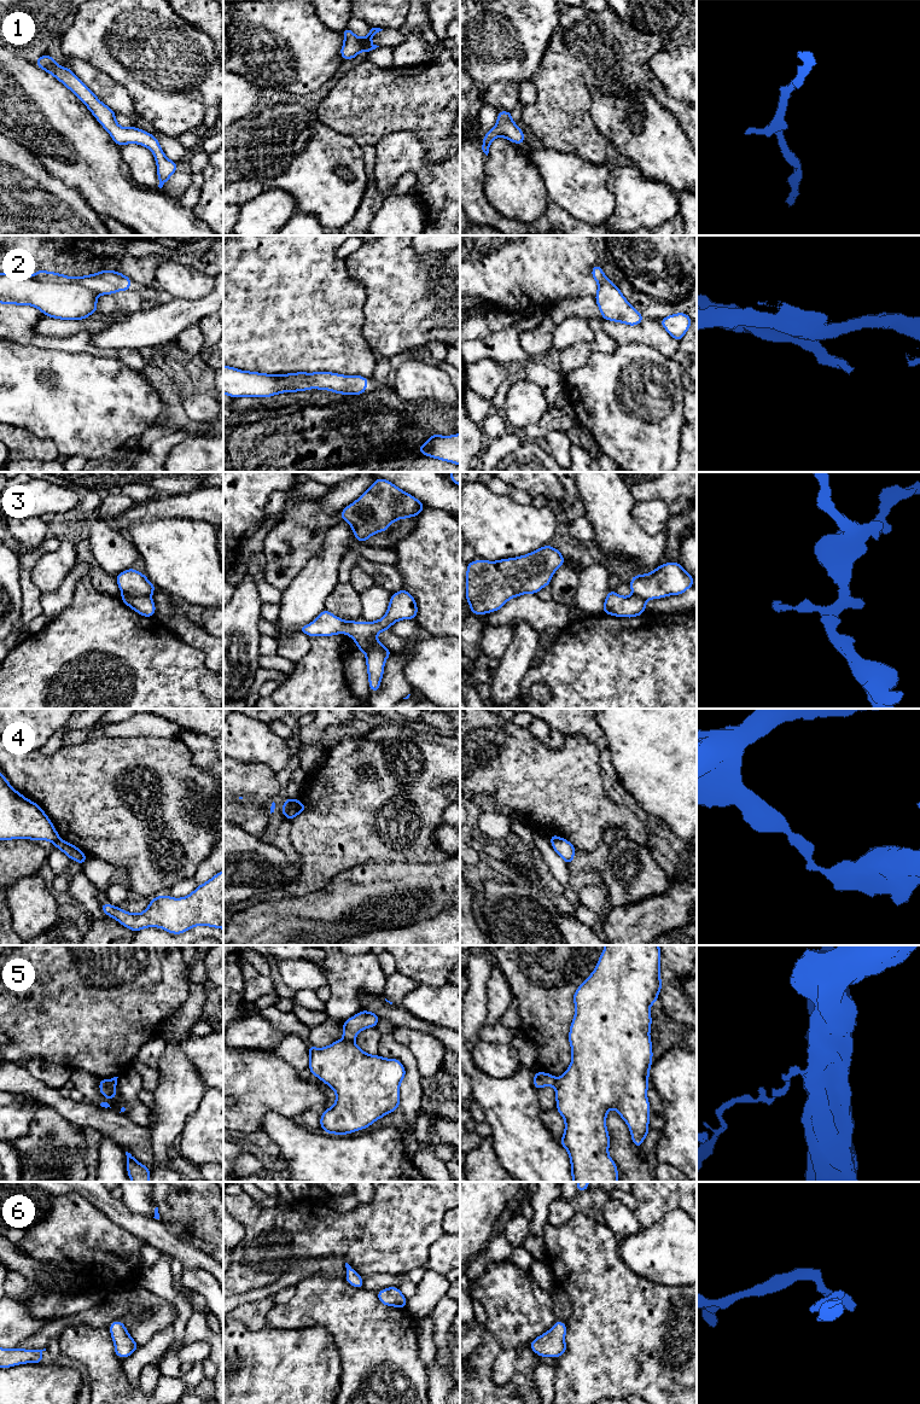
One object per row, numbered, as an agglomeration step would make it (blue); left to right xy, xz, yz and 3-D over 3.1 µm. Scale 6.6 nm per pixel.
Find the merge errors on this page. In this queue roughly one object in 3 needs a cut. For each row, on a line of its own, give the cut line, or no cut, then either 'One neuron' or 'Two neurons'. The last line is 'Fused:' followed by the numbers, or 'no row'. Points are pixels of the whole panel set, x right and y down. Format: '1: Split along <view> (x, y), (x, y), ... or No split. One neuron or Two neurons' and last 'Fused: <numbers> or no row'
1: No split. One neuron
2: Split along xy (31, 275), (47, 281), (77, 283), (97, 293). Two neurons
3: Split along xy (122, 593), (150, 596). Two neurons
4: Split along xz (295, 799), (285, 815). Two neurons
5: Split along xz (343, 1038), (353, 1041). Two neurons
6: No split. One neuron
Fused: 2, 3, 4, 5

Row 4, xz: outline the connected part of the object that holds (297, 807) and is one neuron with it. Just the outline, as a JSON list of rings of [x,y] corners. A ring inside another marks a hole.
[[[295,799],[292,806],[290,808],[290,810],[286,815],[286,818],[292,820],[298,814],[301,814],[302,811],[305,811],[305,810],[308,810],[308,808],[305,805],[303,805],[299,799]]]

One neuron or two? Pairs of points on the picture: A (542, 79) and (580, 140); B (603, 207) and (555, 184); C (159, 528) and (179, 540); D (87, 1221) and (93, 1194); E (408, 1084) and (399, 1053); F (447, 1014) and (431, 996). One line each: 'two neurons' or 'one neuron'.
A: one neuron
B: one neuron
C: one neuron
D: two neurons
E: one neuron
F: one neuron

